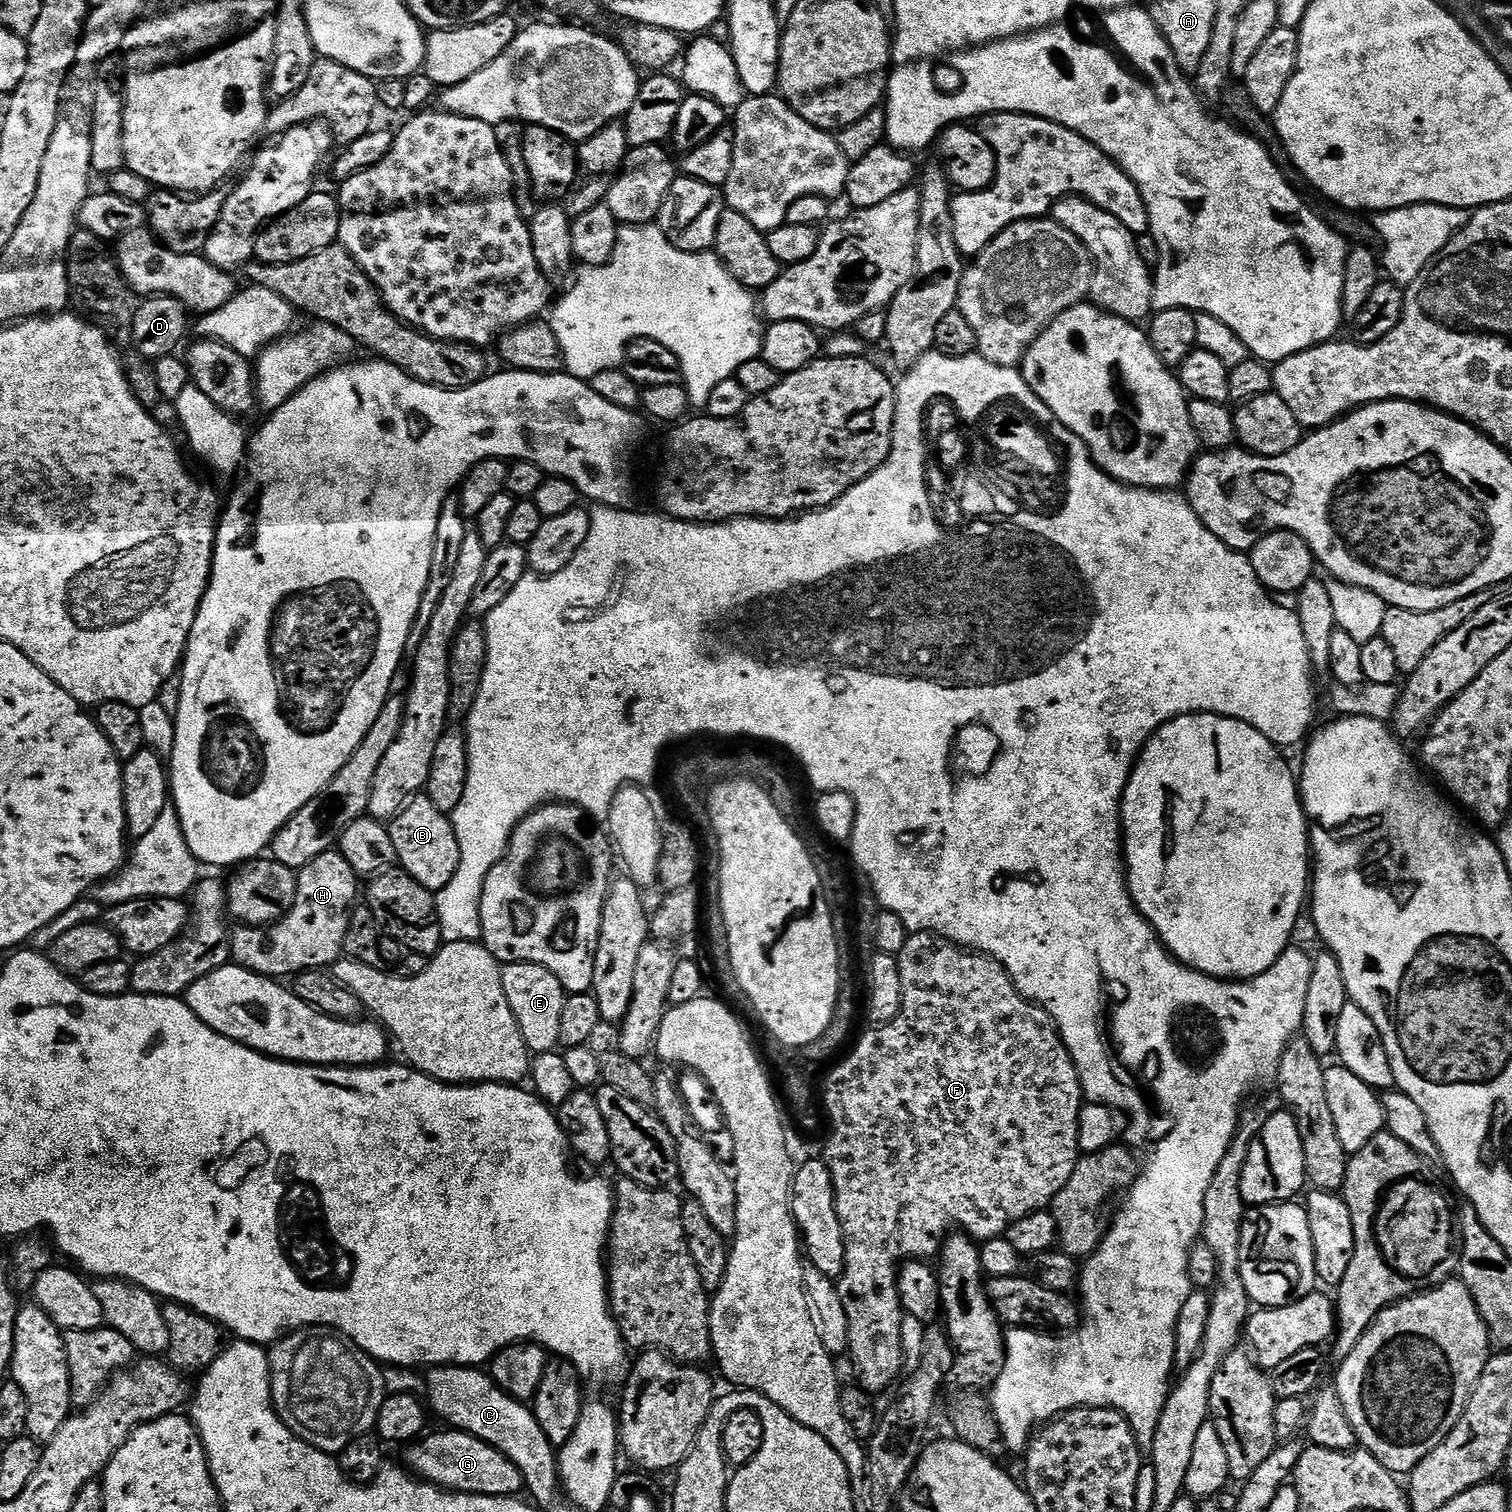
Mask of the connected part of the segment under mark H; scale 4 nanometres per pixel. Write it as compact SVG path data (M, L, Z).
M333 850L326 854L318 854L314 862L299 869L296 881L298 894L294 906L279 923L269 926L240 926L233 931L232 960L240 963L237 965L241 969L254 972L257 976L292 978L301 972L331 969L332 965L344 956L346 930L350 926L350 918L357 903L355 902L356 883L358 883L356 871L352 869L350 862L346 862L346 858L339 850Z

